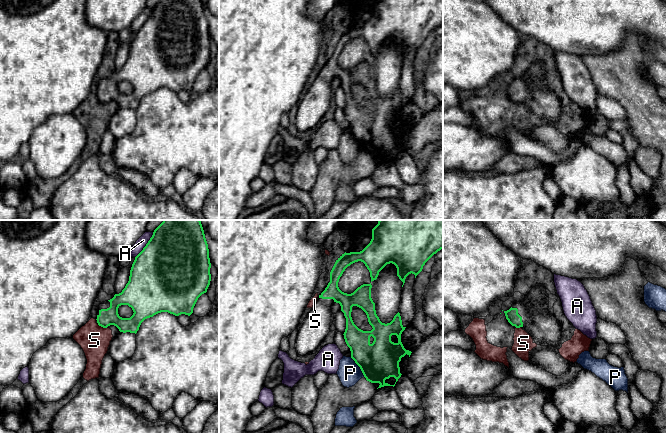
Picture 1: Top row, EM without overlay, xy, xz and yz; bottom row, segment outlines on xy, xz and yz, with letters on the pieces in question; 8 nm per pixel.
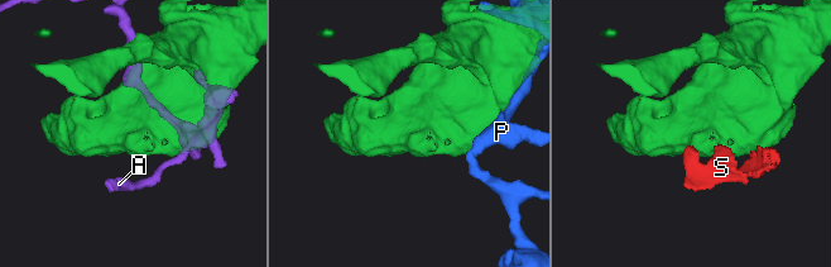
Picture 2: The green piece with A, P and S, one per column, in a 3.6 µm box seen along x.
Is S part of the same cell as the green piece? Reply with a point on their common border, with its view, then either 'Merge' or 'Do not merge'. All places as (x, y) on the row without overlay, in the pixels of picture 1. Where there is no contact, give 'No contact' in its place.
Touches green at xy (102, 102). Do not merge

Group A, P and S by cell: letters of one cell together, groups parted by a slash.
A / P / S

